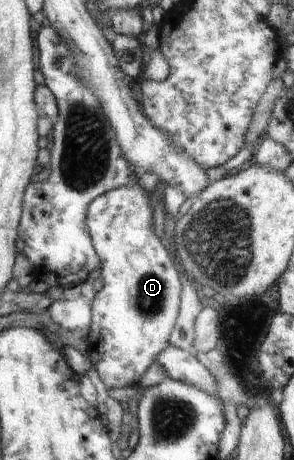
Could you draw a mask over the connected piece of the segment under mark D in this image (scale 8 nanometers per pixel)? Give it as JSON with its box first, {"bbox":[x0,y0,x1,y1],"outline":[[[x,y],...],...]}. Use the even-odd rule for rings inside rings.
{"bbox":[87,173,182,390],"outline":[[[140,173],[136,184],[120,186],[104,193],[90,204],[87,226],[94,240],[95,250],[102,260],[102,289],[96,293],[91,306],[90,333],[88,334],[88,358],[98,371],[108,390],[124,388],[138,383],[140,377],[156,362],[156,358],[170,344],[179,310],[182,305],[182,283],[180,274],[170,264],[170,254],[156,238],[152,226],[152,206],[148,194],[140,188]]]}

